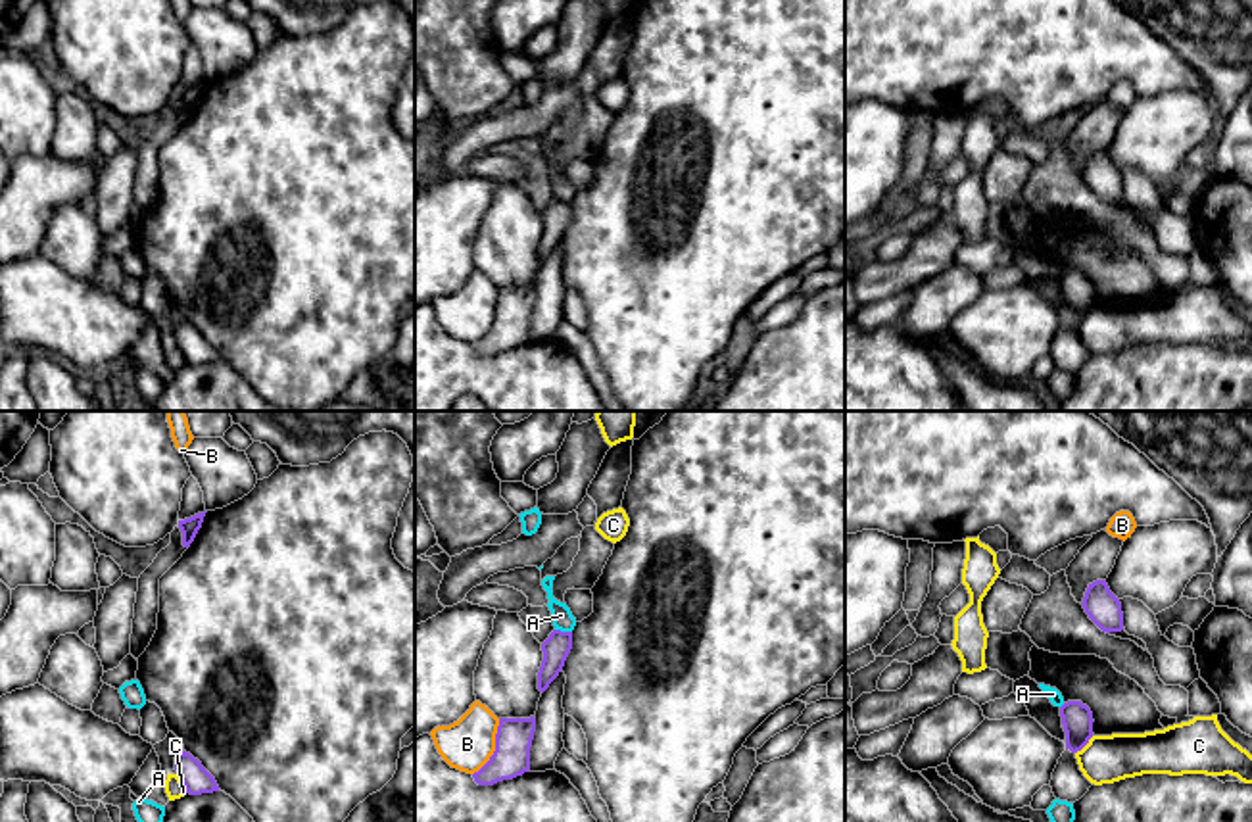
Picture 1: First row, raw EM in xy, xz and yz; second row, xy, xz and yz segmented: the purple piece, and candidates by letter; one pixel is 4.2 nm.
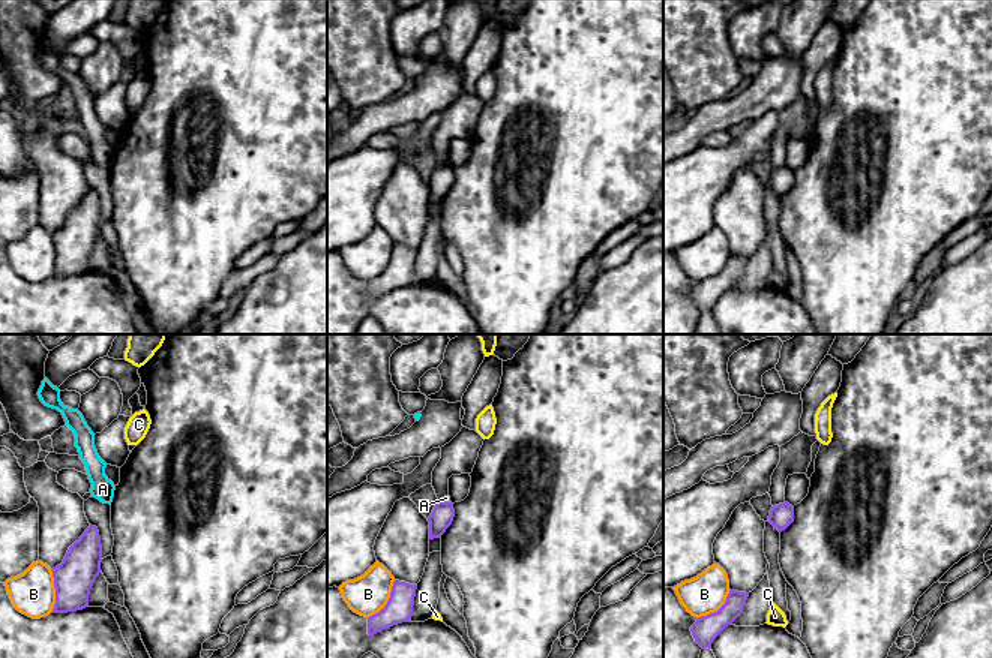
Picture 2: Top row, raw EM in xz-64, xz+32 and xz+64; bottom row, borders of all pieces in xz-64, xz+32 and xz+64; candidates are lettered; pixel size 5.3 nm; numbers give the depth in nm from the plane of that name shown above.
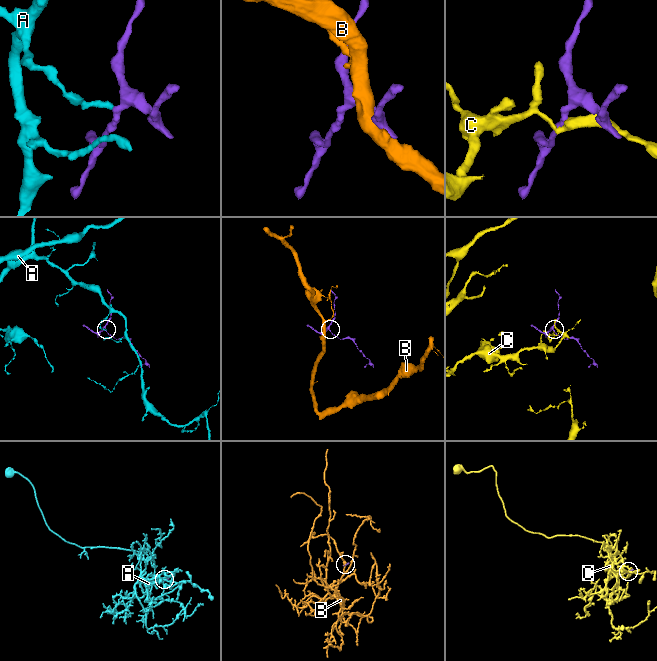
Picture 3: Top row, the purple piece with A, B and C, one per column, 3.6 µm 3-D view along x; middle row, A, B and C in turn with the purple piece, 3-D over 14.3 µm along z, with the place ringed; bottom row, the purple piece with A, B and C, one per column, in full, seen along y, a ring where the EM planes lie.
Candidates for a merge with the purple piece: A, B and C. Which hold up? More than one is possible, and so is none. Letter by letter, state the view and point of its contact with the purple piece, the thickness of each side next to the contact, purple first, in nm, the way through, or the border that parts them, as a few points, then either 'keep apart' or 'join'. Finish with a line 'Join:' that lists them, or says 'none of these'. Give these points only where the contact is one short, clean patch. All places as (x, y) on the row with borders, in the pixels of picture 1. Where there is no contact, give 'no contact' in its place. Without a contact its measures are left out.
A: xz (563, 632) | 110/90 nm | along xz (555, 628), (571, 632) | keep apart
B: xz (496, 748) | 160/220 nm | keep apart
C: yz (1083, 746) | 130/200 nm | along yz (1093, 736), (1076, 753) | keep apart
Join: none of these

